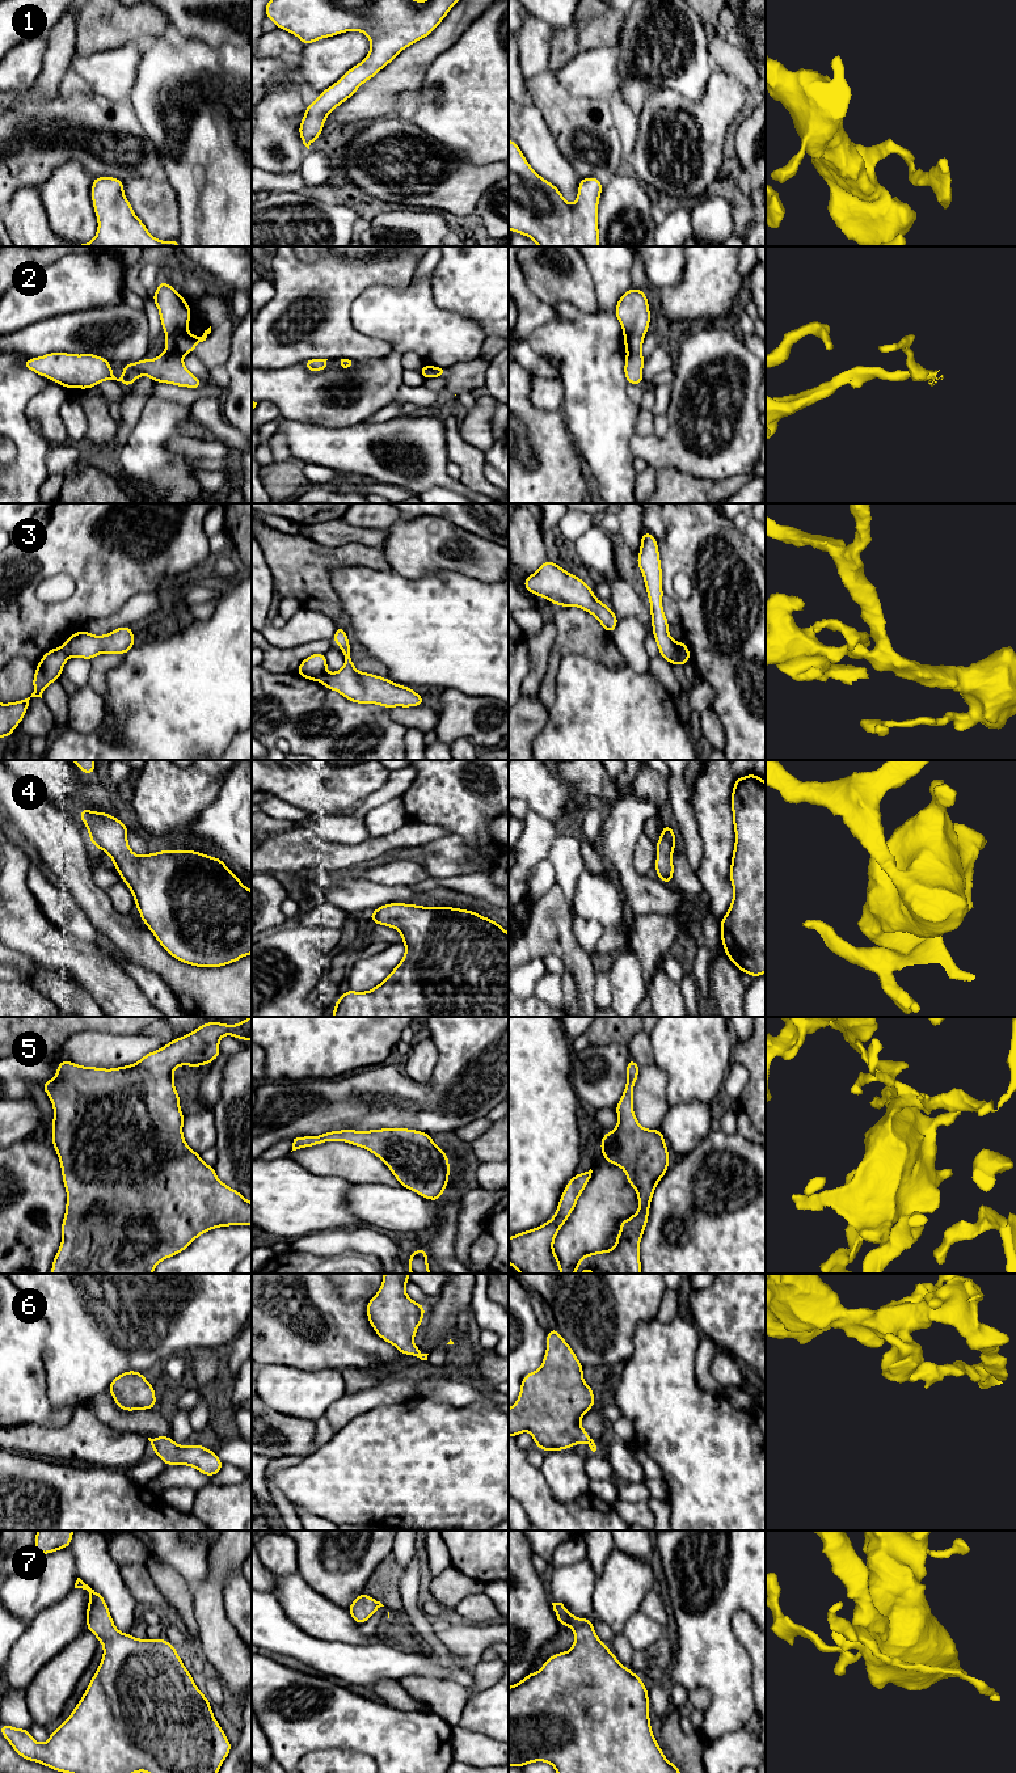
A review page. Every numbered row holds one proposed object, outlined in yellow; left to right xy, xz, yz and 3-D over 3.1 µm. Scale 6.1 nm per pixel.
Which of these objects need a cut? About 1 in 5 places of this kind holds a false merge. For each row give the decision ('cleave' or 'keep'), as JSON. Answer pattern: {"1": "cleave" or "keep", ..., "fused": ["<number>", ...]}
{"1": "keep", "2": "cleave", "3": "cleave", "4": "keep", "5": "keep", "6": "keep", "7": "keep", "fused": ["2", "3"]}

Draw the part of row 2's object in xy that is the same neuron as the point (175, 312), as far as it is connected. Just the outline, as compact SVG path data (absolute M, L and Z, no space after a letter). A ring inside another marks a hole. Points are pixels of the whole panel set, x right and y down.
M160 280L152 296L159 312L163 330L166 334L165 353L186 355L190 354L198 342L206 341L211 333L211 326L205 330L202 337L191 335L187 325L191 311L186 300L165 280Z

